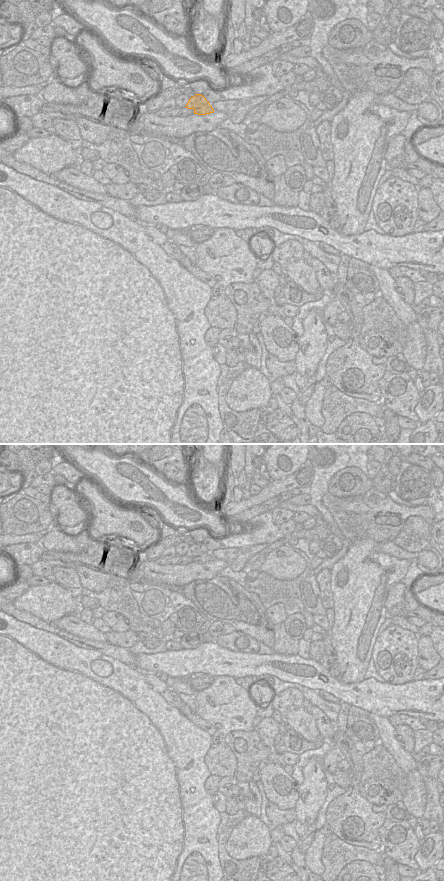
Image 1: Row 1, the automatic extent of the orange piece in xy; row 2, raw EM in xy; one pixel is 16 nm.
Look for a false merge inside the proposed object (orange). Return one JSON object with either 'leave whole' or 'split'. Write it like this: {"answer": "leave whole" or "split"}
{"answer": "split"}

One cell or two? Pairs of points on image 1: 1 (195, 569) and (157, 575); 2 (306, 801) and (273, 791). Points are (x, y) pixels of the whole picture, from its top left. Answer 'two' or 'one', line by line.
1: one
2: two

